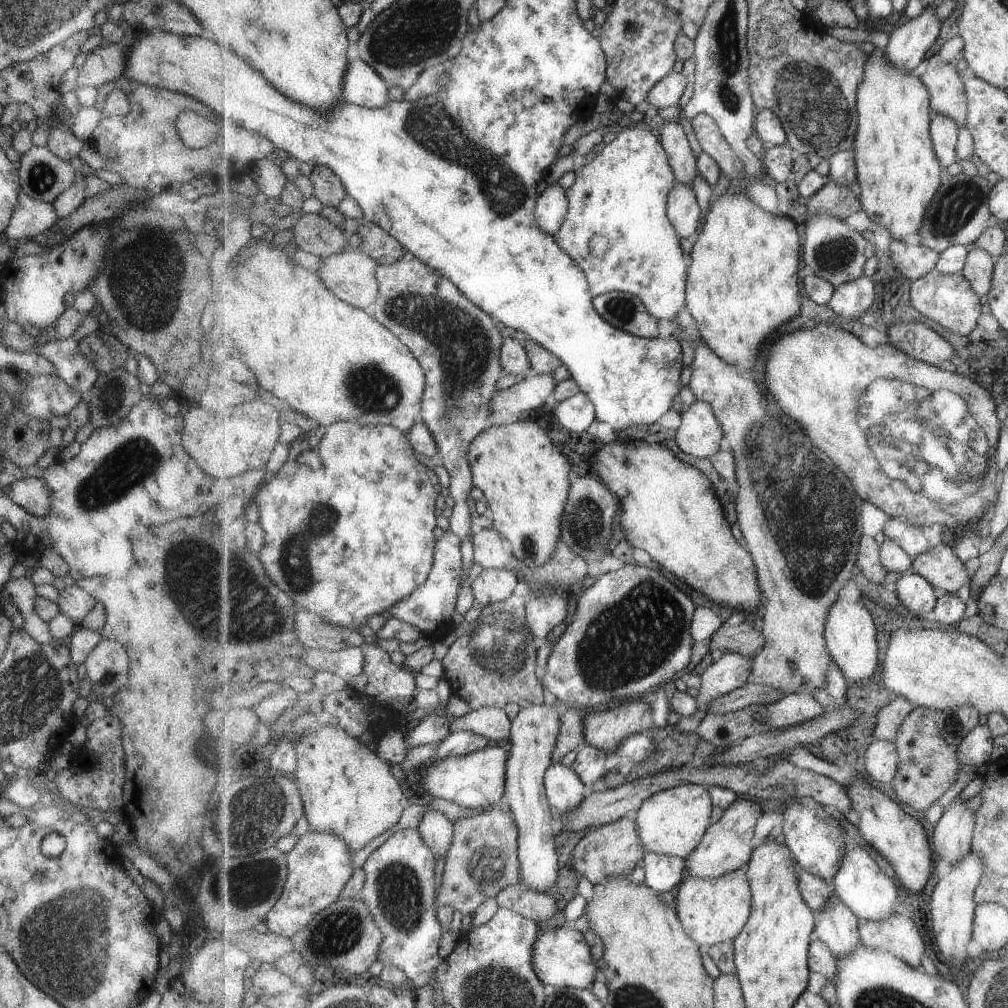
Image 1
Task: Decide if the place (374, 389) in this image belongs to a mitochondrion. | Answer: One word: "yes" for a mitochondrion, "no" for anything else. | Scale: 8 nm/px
yes

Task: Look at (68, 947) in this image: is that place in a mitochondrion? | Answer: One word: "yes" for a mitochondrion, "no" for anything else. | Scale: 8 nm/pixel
yes

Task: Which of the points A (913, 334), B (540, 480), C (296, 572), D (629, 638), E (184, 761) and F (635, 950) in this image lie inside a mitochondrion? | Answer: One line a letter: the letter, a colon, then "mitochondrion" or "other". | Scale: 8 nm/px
A: other
B: other
C: mitochondrion
D: mitochondrion
E: other
F: other

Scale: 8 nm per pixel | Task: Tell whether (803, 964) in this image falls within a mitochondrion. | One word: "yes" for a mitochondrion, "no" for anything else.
no

